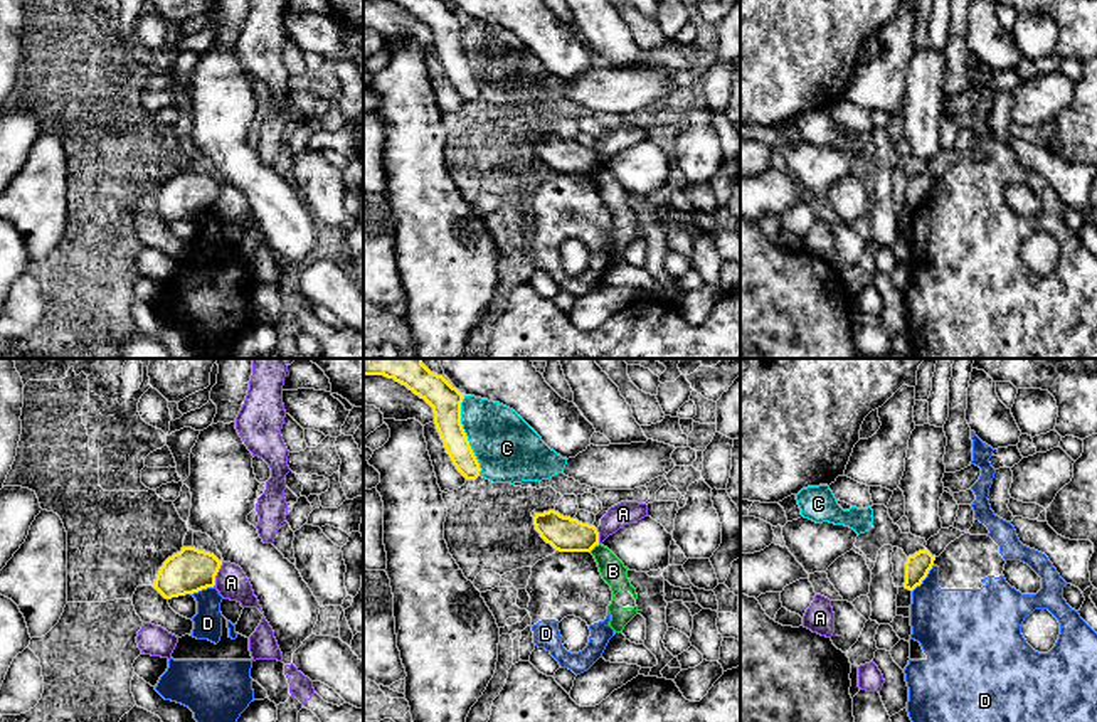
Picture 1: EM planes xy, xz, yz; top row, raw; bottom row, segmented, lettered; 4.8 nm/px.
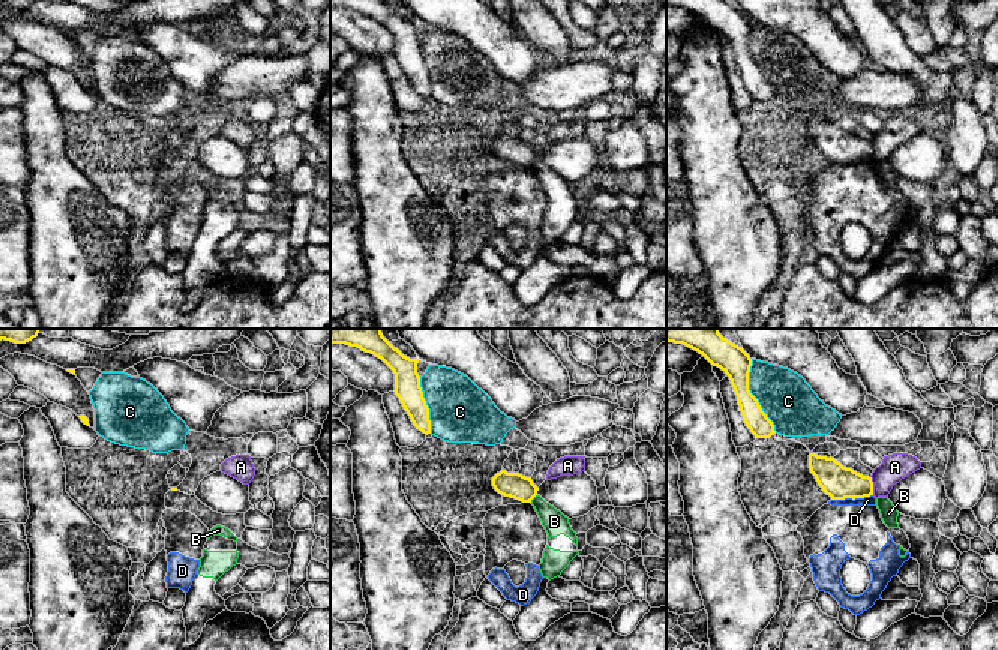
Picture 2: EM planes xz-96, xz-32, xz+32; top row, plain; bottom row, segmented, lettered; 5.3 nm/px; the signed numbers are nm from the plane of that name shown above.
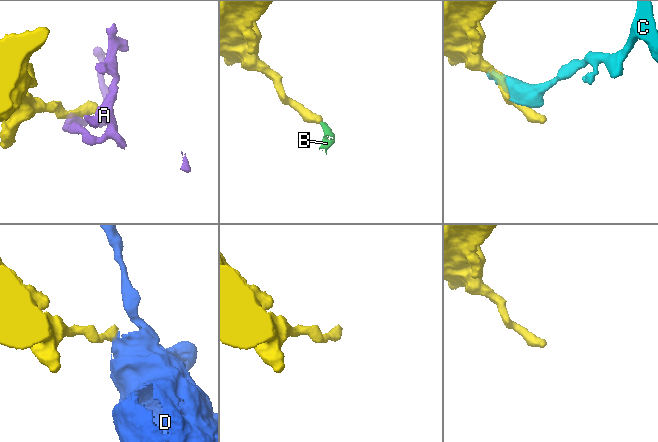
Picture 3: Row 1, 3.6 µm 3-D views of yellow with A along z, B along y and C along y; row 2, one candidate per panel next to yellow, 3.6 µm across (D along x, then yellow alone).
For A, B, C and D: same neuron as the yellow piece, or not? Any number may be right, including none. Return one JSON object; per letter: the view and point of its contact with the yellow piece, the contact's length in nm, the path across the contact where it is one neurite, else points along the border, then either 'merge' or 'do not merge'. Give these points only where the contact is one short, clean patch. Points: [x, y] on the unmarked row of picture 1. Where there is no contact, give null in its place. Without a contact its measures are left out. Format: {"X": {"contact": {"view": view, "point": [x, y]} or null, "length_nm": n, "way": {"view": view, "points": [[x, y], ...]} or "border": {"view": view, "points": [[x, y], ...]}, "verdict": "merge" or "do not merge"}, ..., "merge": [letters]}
{"A": {"contact": {"view": "xy", "point": [216, 197]}, "length_nm": 120, "verdict": "do not merge"}, "B": {"contact": {"view": "xz", "point": [594, 169]}, "length_nm": 70, "border": {"view": "xz", "points": [[599, 167], [589, 174]]}, "verdict": "do not merge"}, "C": {"contact": {"view": "xz", "point": [466, 59]}, "length_nm": 400, "verdict": "do not merge"}, "D": {"contact": {"view": "yz", "point": [926, 199]}, "length_nm": 170, "verdict": "do not merge"}, "merge": []}

